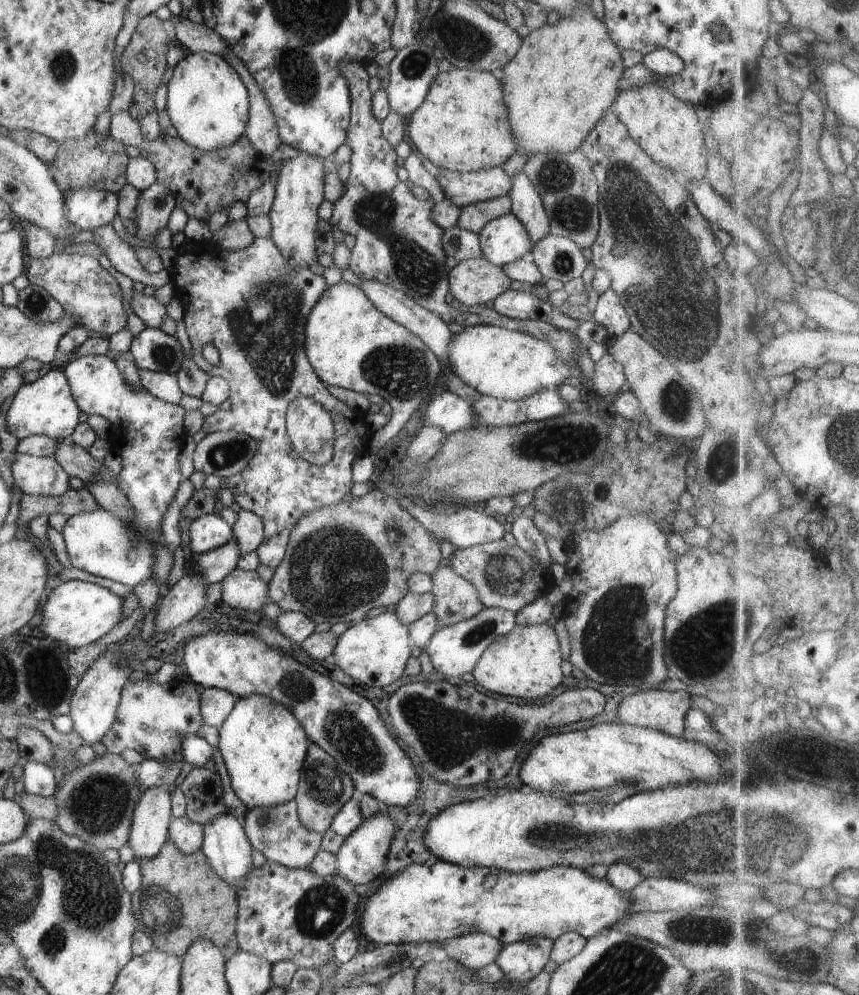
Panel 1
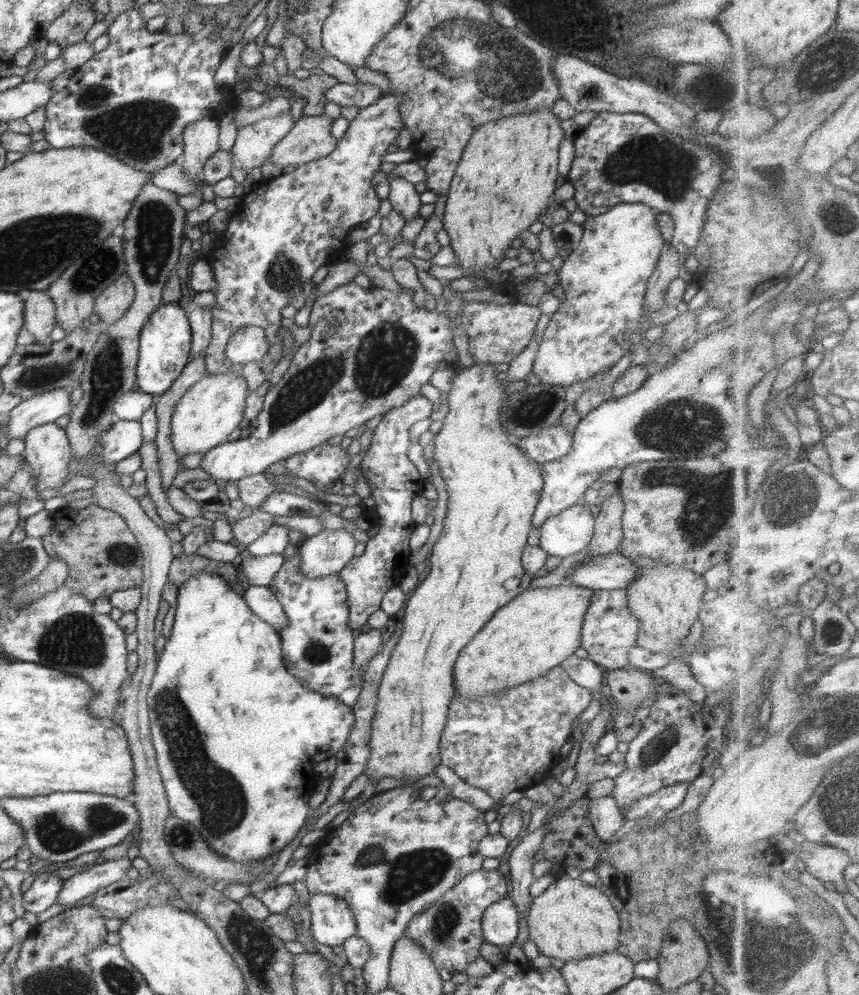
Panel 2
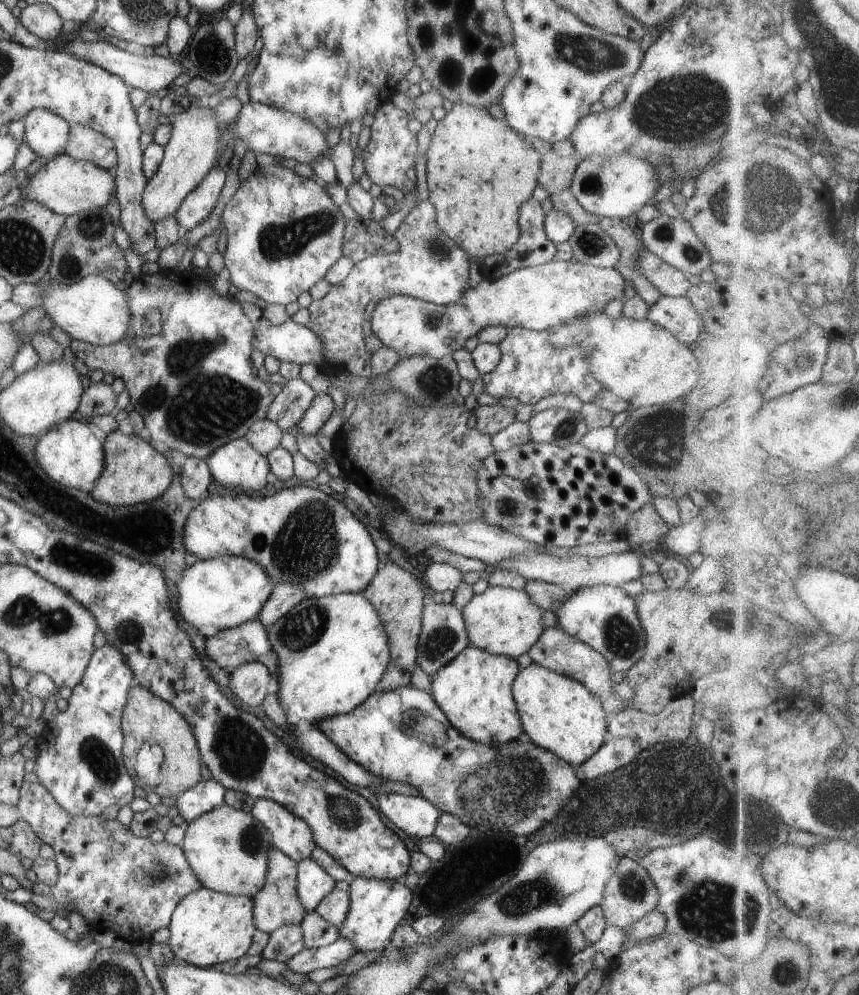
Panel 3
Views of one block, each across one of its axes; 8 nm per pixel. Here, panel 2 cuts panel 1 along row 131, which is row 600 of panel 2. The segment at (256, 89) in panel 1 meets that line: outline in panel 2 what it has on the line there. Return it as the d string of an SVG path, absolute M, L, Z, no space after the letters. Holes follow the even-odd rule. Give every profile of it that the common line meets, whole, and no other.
M250 585L244 590L244 600L250 611L279 631L287 624L282 605L267 586Z

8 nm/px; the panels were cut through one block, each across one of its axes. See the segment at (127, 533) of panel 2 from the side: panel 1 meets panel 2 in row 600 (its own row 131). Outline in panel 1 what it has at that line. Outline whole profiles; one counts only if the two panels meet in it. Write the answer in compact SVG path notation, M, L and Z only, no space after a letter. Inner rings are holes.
M90 129L84 138L67 138L62 141L58 145L56 158L48 165L48 170L63 192L76 187L94 187L117 193L127 184L125 170L130 158L125 148L124 143L115 141L110 135L106 138L100 137Z

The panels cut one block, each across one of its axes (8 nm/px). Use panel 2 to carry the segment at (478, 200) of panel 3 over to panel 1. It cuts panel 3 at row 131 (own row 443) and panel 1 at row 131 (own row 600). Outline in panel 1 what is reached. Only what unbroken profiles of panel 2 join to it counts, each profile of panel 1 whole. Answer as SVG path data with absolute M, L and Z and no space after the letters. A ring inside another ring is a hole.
M452 67L448 71L439 72L433 79L428 89L428 94L424 99L424 102L416 109L412 111L412 114L408 116L408 138L409 143L415 151L417 151L422 158L428 158L431 162L440 166L442 170L448 169L449 171L458 171L459 173L467 173L470 171L477 171L478 169L487 169L492 167L502 167L502 165L516 153L517 144L509 129L507 110L503 101L503 86L501 85L499 77L495 74L486 71L475 71L470 69L455 69Z

